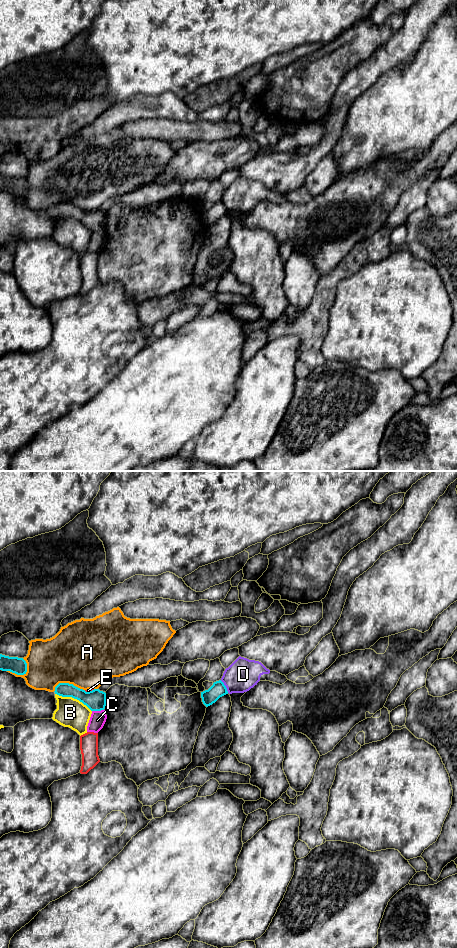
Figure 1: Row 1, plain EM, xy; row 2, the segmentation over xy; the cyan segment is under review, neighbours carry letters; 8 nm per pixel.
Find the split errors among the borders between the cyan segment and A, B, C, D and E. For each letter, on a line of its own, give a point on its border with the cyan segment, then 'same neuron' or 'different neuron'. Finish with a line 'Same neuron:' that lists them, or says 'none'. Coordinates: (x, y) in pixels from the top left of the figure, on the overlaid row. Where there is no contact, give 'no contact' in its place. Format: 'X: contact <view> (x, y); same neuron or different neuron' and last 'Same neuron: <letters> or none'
A: contact xy (20, 674); different neuron
B: contact xy (73, 697); different neuron
C: contact xy (97, 710); different neuron
D: contact xy (225, 686); different neuron
E: contact xy (89, 691); different neuron
Same neuron: none

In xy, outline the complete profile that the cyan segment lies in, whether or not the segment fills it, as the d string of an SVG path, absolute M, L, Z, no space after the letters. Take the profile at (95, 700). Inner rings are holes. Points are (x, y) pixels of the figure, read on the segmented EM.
M59 683L55 687L55 694L62 697L72 697L86 705L91 711L101 711L106 706L106 693L99 689L86 692L73 684Z

